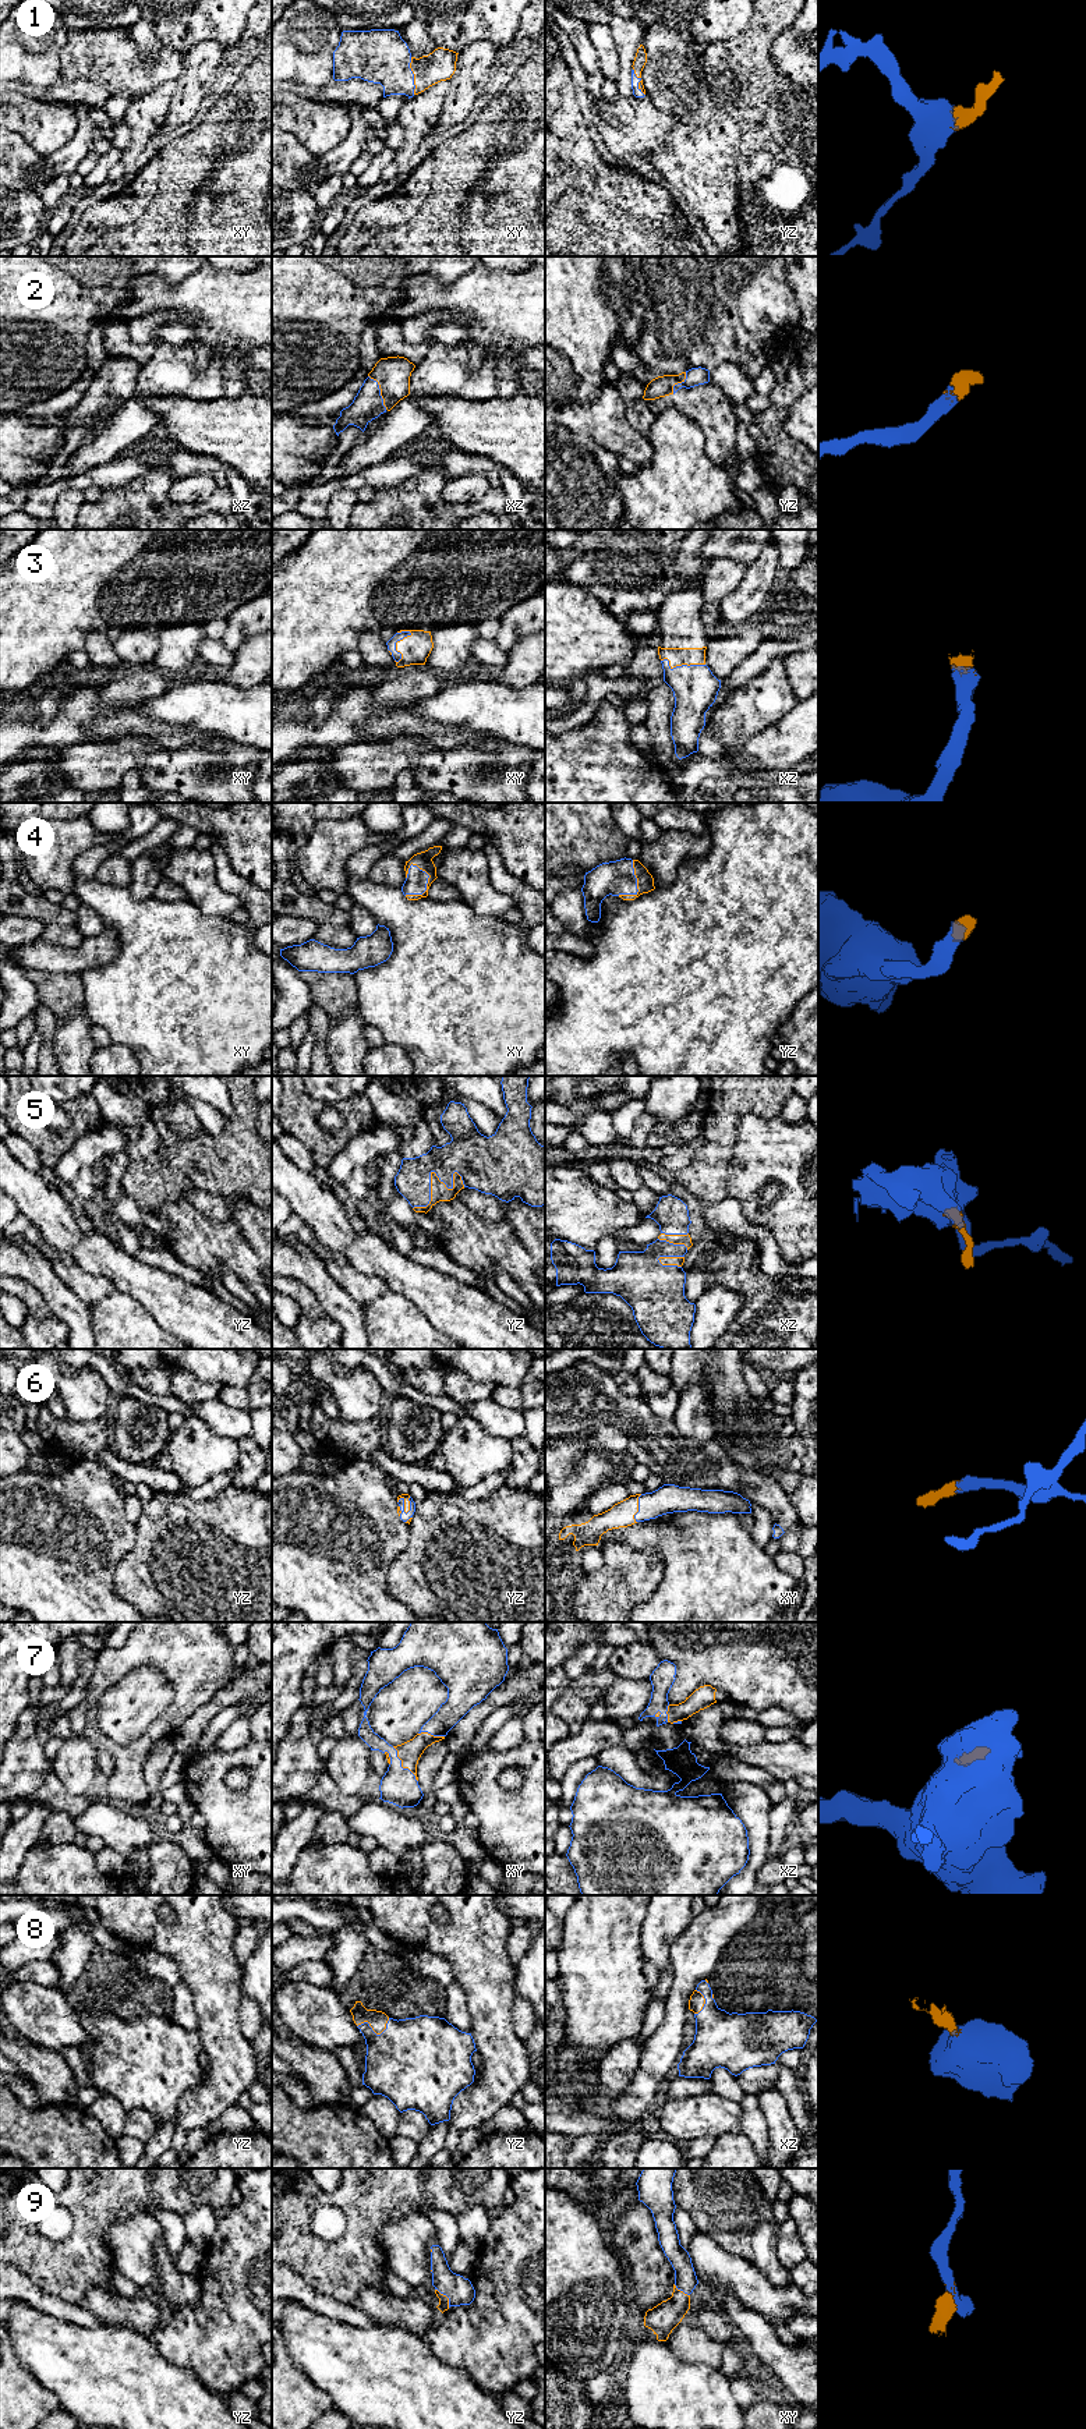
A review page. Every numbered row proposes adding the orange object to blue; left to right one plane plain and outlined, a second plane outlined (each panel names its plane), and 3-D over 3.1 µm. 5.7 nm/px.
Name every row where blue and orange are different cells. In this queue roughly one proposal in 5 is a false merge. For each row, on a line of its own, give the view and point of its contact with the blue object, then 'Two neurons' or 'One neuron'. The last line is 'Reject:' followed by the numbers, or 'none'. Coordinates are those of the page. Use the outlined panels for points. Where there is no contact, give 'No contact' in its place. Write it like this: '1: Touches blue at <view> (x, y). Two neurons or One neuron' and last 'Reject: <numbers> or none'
1: Touches blue at xy (413, 75). One neuron
2: Touches blue at xz (379, 392). One neuron
3: Touches blue at xy (395, 644). One neuron
4: Touches blue at xy (425, 885). One neuron
5: Touches blue at yz (430, 1175). One neuron
6: Touches blue at yz (410, 1508). One neuron
7: Touches blue at xy (400, 1766). One neuron
8: Touches blue at yz (374, 2032). One neuron
9: Touches blue at yz (446, 2295). One neuron
Reject: none

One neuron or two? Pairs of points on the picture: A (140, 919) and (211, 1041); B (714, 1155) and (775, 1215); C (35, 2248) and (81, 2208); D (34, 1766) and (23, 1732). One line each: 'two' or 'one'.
A: one
B: two
C: one
D: one

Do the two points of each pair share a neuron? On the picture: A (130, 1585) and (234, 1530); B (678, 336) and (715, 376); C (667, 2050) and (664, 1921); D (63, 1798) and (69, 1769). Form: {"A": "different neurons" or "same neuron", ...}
{"A": "same neuron", "B": "different neurons", "C": "different neurons", "D": "different neurons"}

